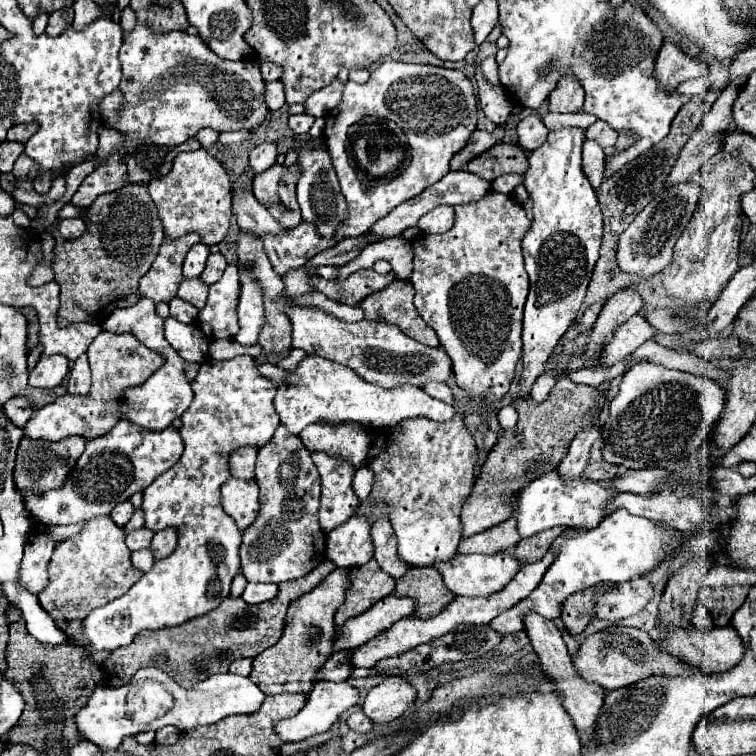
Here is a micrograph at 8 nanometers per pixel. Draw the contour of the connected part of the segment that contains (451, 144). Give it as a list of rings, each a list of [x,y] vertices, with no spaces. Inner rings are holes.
[[[392,60],[392,62],[382,62],[372,72],[366,84],[348,82],[344,86],[344,96],[340,104],[326,116],[326,128],[322,134],[328,146],[334,170],[338,174],[342,194],[348,202],[348,216],[346,220],[342,220],[340,230],[336,230],[334,236],[338,240],[350,238],[350,236],[362,236],[372,228],[376,220],[392,212],[398,204],[418,196],[422,190],[426,190],[442,176],[446,176],[450,172],[448,168],[450,158],[468,144],[470,134],[476,130],[476,124],[475,90],[470,80],[458,70]],[[364,116],[396,122],[404,132],[412,154],[408,170],[400,172],[394,180],[386,184],[378,184],[370,188],[360,184],[346,156],[348,128],[358,120],[362,120]]]

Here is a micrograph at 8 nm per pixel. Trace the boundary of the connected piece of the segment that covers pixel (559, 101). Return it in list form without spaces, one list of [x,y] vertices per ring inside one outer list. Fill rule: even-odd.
[[[566,76],[558,82],[558,88],[554,94],[550,94],[548,110],[550,112],[582,112],[584,108],[584,90],[578,86],[578,80],[574,76]]]

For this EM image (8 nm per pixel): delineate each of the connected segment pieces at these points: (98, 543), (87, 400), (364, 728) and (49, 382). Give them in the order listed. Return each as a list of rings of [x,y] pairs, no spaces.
[[[100,516],[90,520],[80,534],[56,546],[48,564],[50,582],[38,594],[38,600],[68,638],[82,638],[82,622],[86,616],[94,608],[106,606],[126,594],[142,578],[142,572],[130,562],[130,550],[124,538],[124,530],[116,526],[110,516]]]
[[[100,332],[86,354],[92,370],[92,392],[88,396],[72,396],[70,400],[66,398],[66,410],[56,410],[56,406],[62,406],[62,400],[38,408],[36,414],[30,418],[28,426],[24,428],[24,434],[28,438],[44,438],[58,442],[68,436],[82,436],[86,440],[94,440],[106,434],[114,426],[114,422],[120,420],[118,400],[124,388],[144,384],[154,374],[154,370],[158,370],[158,364],[162,364],[162,356],[154,354],[152,350],[146,350],[146,346],[142,346],[132,334]]]
[[[354,712],[350,718],[348,718],[348,726],[358,732],[358,734],[366,734],[372,730],[372,722],[370,718],[364,714],[364,712]]]
[[[40,356],[36,368],[30,372],[28,384],[34,388],[56,388],[68,374],[68,360],[62,356]]]

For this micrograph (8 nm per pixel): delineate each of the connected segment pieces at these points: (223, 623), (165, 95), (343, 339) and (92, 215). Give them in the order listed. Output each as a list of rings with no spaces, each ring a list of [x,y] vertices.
[[[324,560],[310,574],[280,584],[280,592],[272,602],[250,606],[242,598],[226,598],[210,614],[198,616],[186,624],[142,632],[138,638],[134,638],[132,644],[114,650],[104,660],[104,684],[108,688],[126,686],[138,668],[156,666],[172,676],[180,686],[188,688],[200,680],[210,678],[212,674],[228,672],[228,666],[238,658],[256,658],[260,652],[278,642],[284,630],[284,616],[290,606],[288,602],[294,602],[298,596],[314,590],[314,586],[318,586],[334,568],[336,566],[330,560]]]
[[[136,24],[132,34],[122,42],[120,48],[122,62],[122,82],[120,92],[124,94],[120,106],[120,118],[114,128],[124,134],[124,148],[130,156],[136,154],[138,146],[154,144],[154,146],[180,146],[188,138],[192,138],[202,128],[212,128],[216,132],[236,132],[236,130],[256,130],[262,126],[268,114],[268,106],[264,102],[264,86],[260,74],[258,60],[242,60],[230,62],[218,58],[208,50],[200,36],[190,36],[186,32],[170,32],[170,34],[154,34],[148,26]]]
[[[288,300],[288,316],[292,322],[292,346],[302,348],[310,356],[320,356],[338,364],[352,368],[362,380],[382,386],[386,390],[400,388],[406,382],[412,386],[426,386],[428,380],[446,382],[452,374],[452,362],[448,354],[438,348],[422,346],[414,342],[406,334],[402,334],[396,326],[386,322],[356,322],[346,324],[322,310],[314,310],[310,306],[302,308]]]
[[[146,184],[102,194],[86,210],[84,222],[86,234],[82,238],[60,242],[54,248],[54,272],[60,286],[60,328],[76,322],[104,324],[116,308],[128,308],[142,300],[138,282],[150,270],[164,240],[164,228]]]

